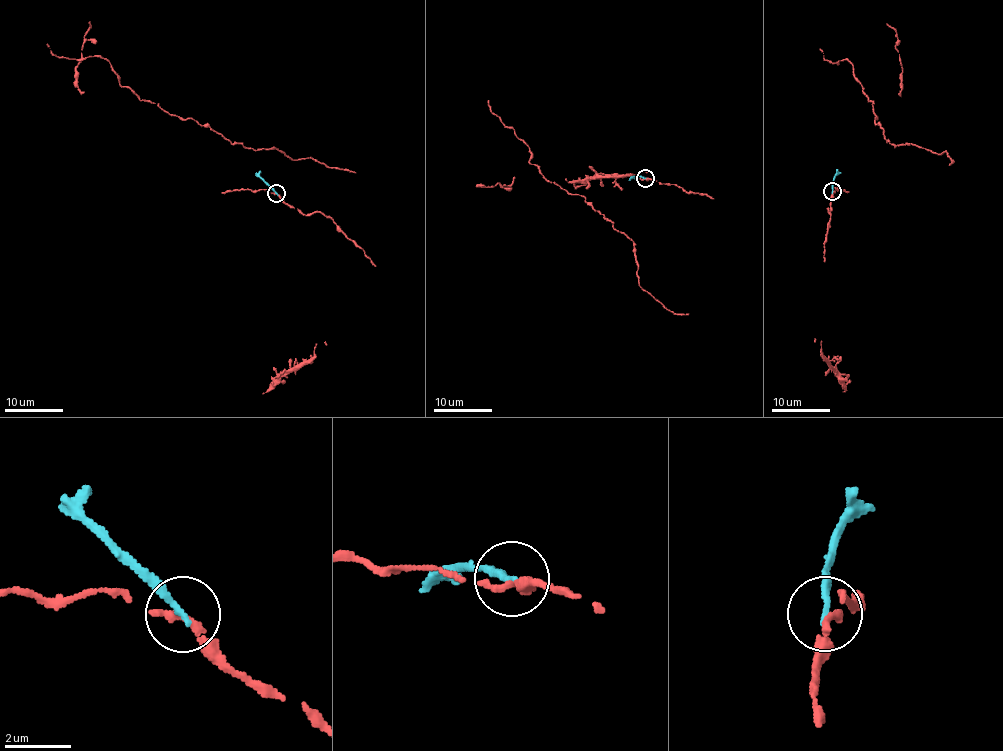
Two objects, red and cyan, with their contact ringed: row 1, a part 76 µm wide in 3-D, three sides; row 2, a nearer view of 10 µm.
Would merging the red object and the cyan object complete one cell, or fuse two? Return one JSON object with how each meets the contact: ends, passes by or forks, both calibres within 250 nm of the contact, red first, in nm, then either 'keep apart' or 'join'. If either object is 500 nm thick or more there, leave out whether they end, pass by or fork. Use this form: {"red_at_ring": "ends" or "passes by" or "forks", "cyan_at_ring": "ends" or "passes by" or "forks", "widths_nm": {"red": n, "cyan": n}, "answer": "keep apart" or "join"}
{"red_at_ring": "ends", "cyan_at_ring": "ends", "widths_nm": {"red": 280, "cyan": 180}, "answer": "keep apart"}

